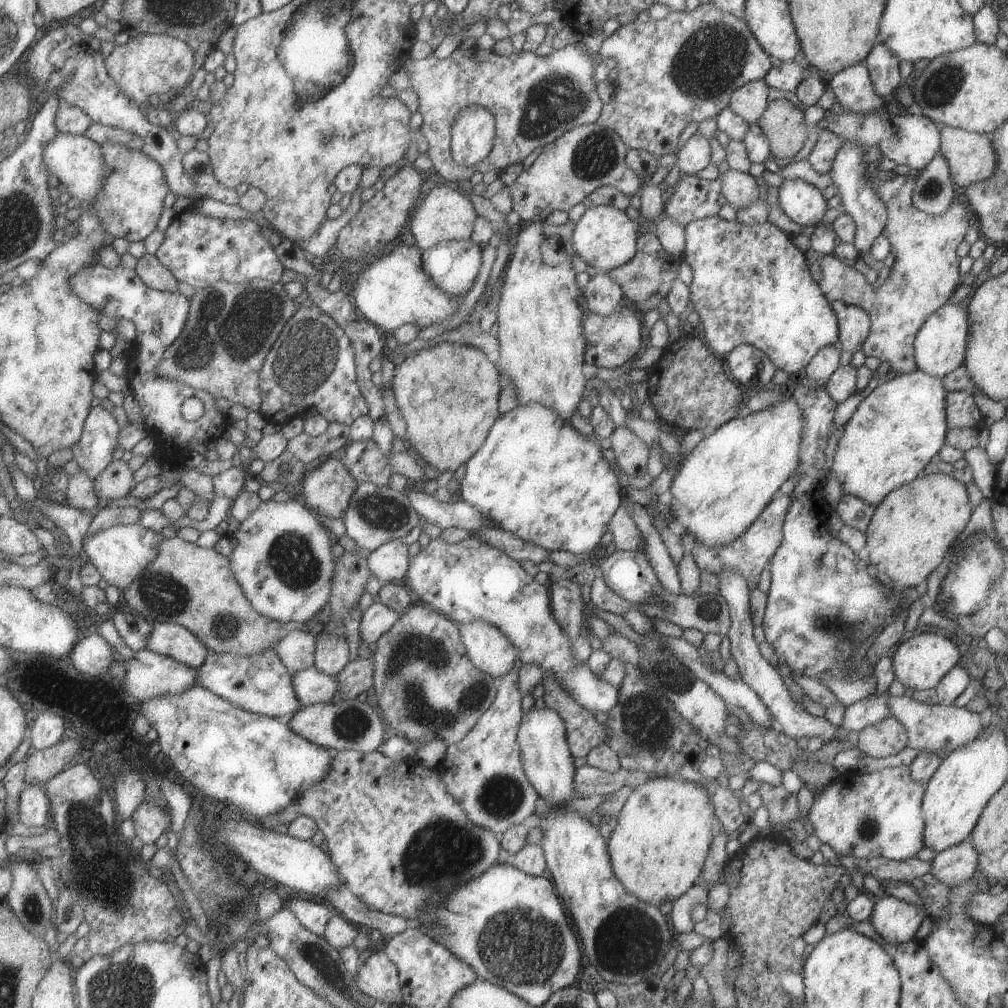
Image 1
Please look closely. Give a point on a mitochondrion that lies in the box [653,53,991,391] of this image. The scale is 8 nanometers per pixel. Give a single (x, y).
(944, 83)

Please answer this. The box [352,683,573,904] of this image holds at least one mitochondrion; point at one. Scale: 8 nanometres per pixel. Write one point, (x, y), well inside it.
(442, 849)

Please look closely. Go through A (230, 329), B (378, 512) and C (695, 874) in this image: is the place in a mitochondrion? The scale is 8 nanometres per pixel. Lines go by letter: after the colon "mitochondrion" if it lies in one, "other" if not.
A: mitochondrion
B: mitochondrion
C: other

